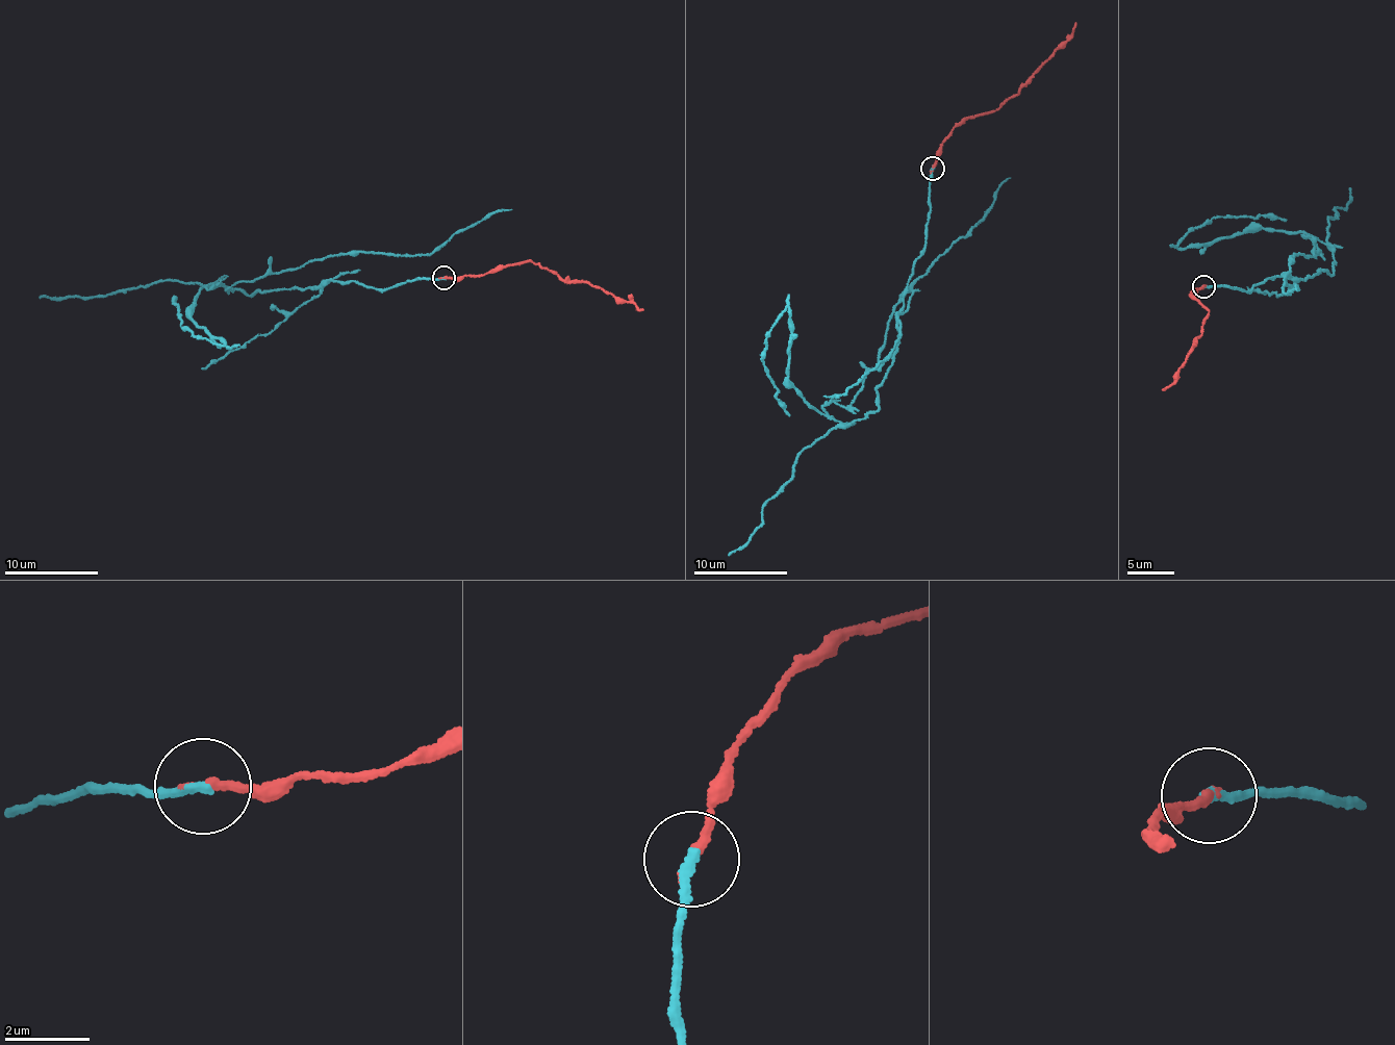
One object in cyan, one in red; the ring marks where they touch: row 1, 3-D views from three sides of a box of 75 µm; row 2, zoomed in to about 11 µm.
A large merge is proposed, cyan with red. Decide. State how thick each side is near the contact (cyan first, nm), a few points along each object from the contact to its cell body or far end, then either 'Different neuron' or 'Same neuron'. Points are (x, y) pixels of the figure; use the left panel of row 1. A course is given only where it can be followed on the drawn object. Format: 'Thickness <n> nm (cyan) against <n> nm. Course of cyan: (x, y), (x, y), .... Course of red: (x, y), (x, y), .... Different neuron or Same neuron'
Thickness 200 nm (cyan) against 200 nm. Course of cyan: (444, 278), (249, 295), (207, 287), (341, 254), (429, 254), (512, 210). Course of red: (444, 278), (478, 276), (528, 260), (557, 277), (594, 285), (642, 309). Different neuron

